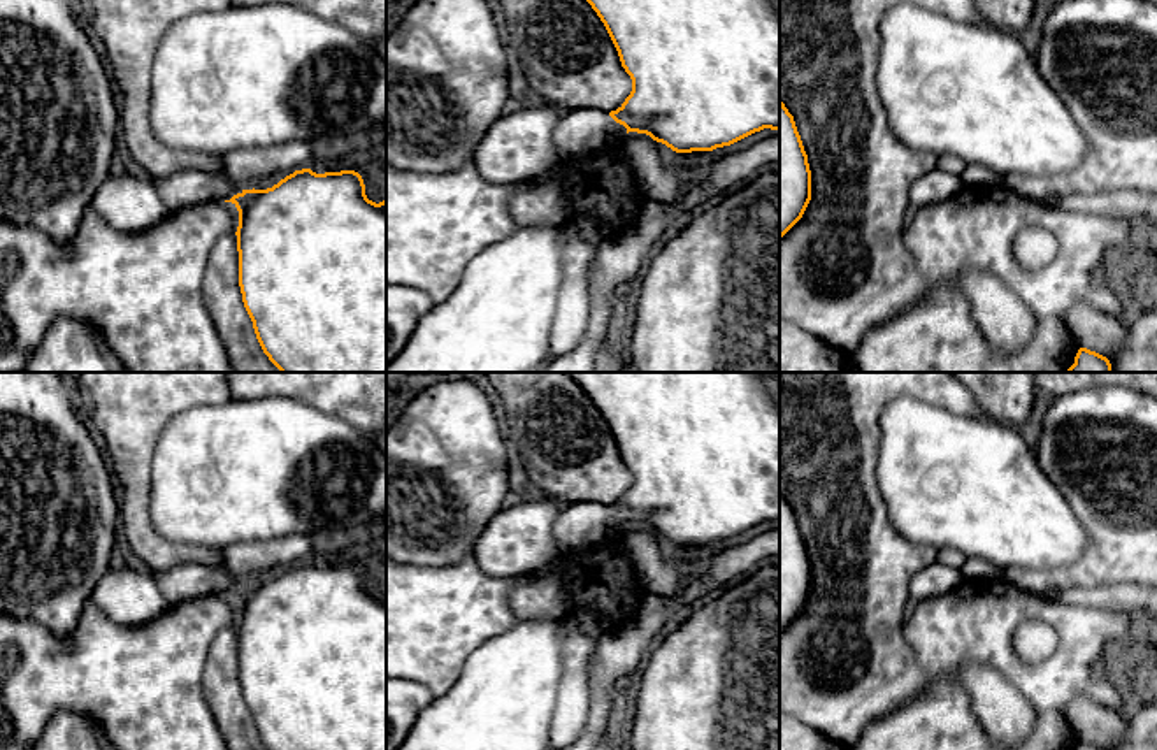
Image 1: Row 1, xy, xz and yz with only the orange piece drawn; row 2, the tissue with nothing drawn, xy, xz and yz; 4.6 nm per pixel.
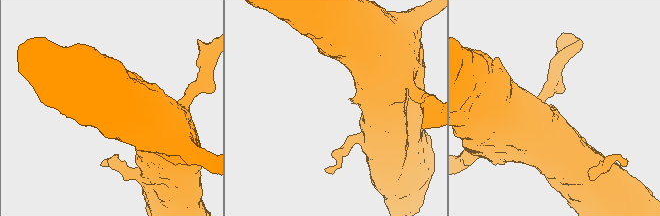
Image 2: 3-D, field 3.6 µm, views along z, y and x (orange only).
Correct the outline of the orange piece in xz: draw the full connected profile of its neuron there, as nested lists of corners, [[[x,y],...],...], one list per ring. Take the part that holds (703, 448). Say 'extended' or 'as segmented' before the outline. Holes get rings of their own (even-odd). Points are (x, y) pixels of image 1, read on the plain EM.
extended | [[[567,372],[592,399],[604,416],[622,455],[632,472],[632,485],[611,506],[574,502],[564,508],[553,523],[557,557],[607,543],[629,525],[646,527],[676,546],[713,544],[730,539],[764,522],[780,523],[780,372]]]

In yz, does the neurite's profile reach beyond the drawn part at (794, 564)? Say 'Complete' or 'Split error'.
Complete

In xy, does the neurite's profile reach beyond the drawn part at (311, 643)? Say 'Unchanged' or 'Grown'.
Grown

